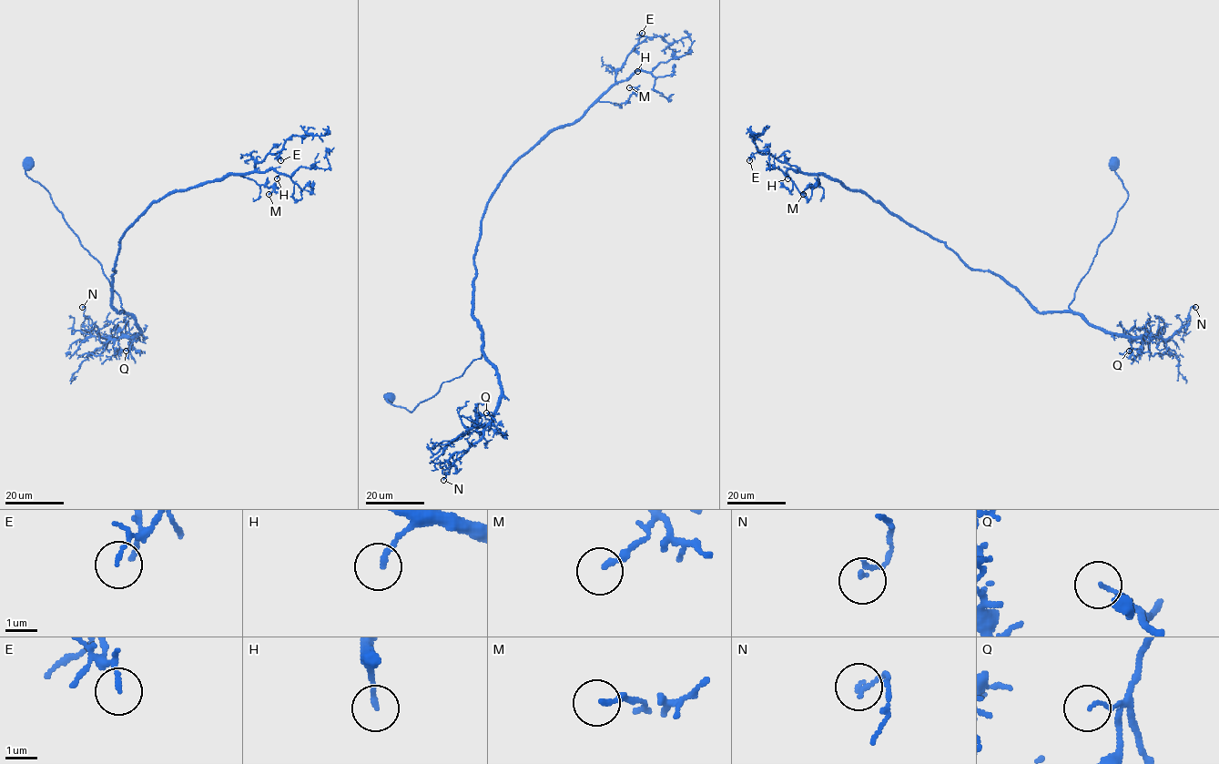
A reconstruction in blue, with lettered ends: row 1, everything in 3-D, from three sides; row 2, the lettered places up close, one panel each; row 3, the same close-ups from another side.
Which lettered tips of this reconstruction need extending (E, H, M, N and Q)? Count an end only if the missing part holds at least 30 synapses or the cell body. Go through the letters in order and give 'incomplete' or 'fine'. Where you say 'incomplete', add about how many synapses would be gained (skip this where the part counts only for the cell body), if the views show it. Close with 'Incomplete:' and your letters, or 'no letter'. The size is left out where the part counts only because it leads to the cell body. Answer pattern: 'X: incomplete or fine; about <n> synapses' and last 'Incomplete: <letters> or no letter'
E: fine
H: incomplete; about 45 synapses
M: fine
N: fine
Q: fine
Incomplete: H

